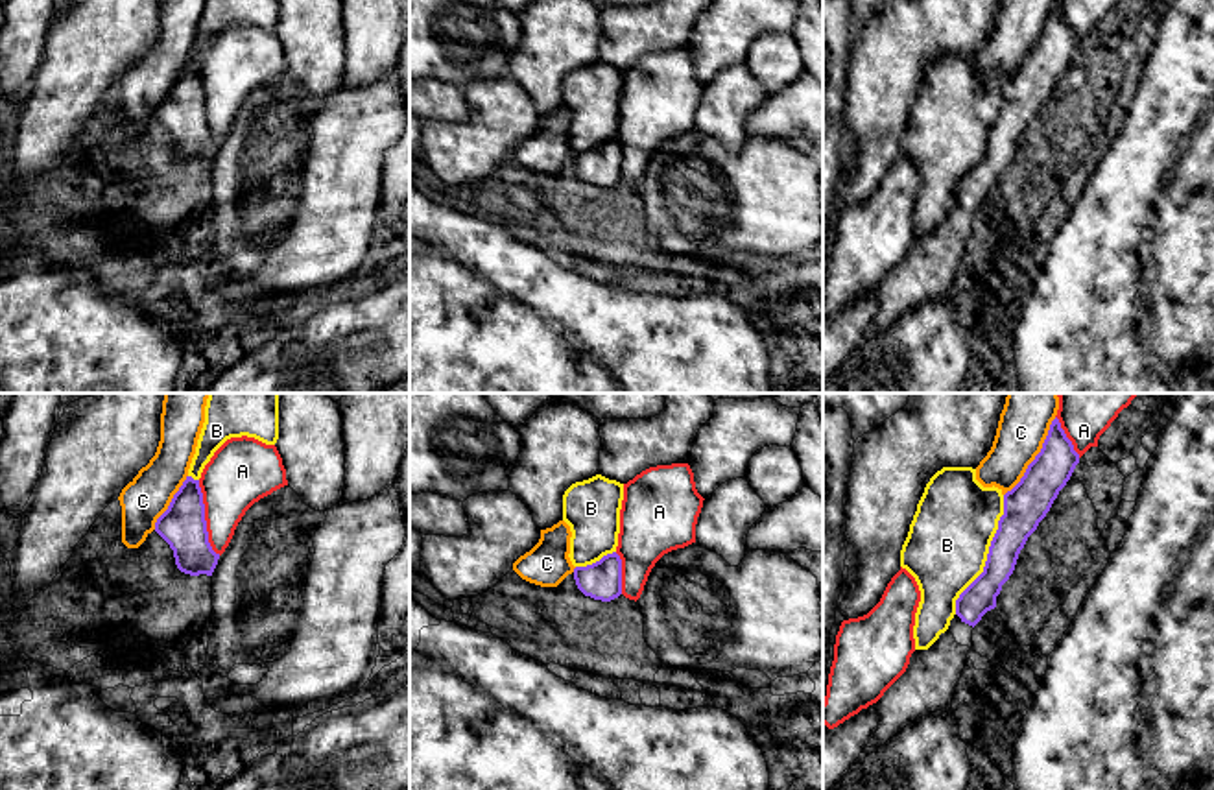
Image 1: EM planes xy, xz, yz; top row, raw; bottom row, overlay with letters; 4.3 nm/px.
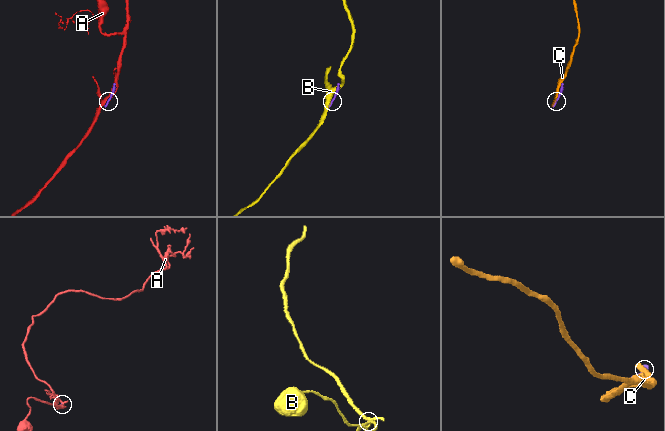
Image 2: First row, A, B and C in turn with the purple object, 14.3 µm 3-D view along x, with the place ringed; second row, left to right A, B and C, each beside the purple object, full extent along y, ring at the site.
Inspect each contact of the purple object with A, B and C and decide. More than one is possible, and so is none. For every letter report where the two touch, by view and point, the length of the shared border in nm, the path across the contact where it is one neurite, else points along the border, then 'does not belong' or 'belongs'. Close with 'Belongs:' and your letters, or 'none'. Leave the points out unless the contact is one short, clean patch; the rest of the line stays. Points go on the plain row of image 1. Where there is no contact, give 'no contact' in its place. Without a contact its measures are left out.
A: contact xy (203, 106); length 340 nm; does not belong
B: contact yz (987, 141); length 550 nm; does not belong
C: contact yz (1035, 43); length 420 nm; does not belong
Belongs: none

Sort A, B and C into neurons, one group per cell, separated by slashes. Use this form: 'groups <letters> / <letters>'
groups A / B / C

